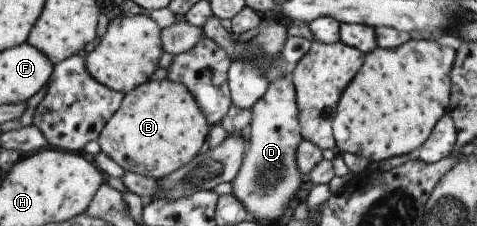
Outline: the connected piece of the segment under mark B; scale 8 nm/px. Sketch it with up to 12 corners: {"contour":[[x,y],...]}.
{"contour":[[169,78],[123,94],[97,145],[160,180],[199,153],[210,127]]}

